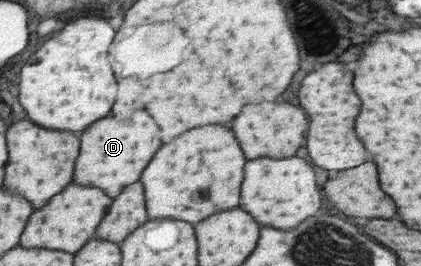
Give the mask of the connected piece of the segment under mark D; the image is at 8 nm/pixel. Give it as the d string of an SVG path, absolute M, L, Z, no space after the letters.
M138 110L128 124L120 124L116 118L108 116L108 120L100 120L100 124L92 128L92 132L84 132L80 140L82 146L75 164L74 182L100 190L104 188L104 192L112 199L122 193L124 186L140 180L142 170L162 146L160 130L146 110Z

